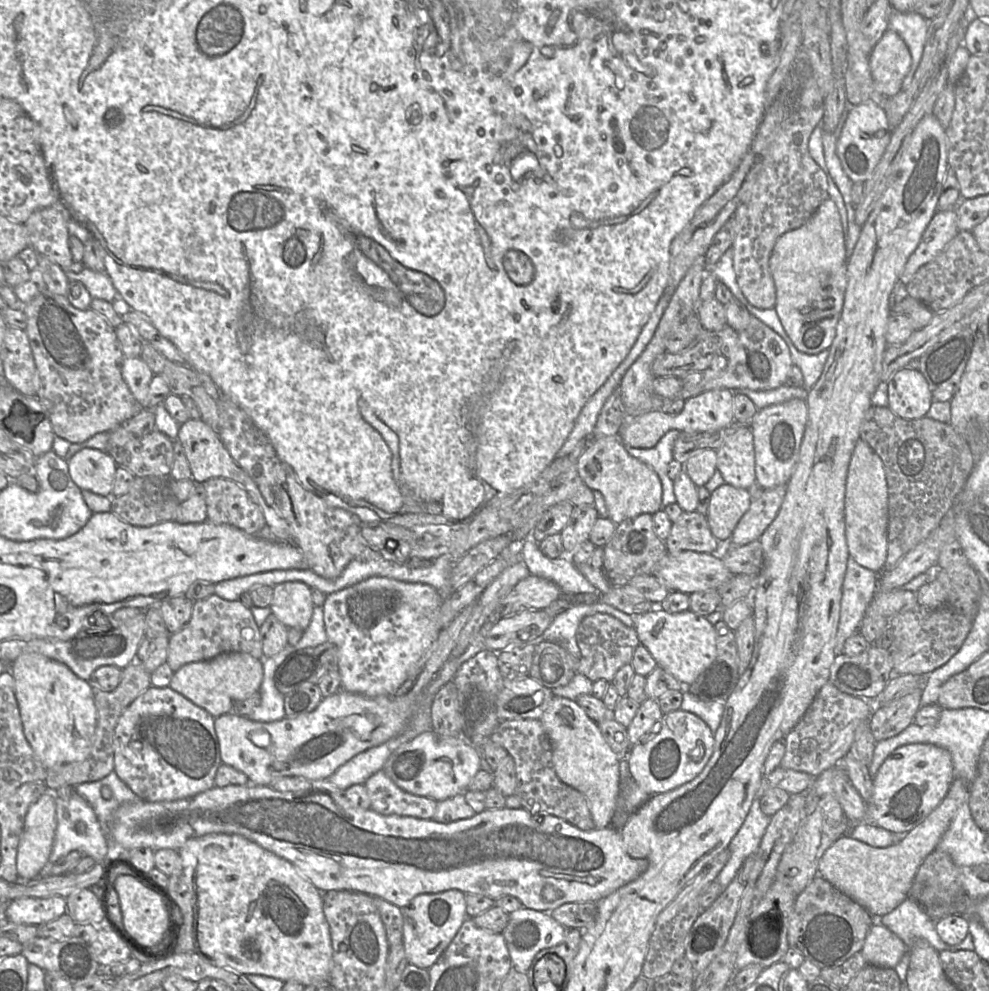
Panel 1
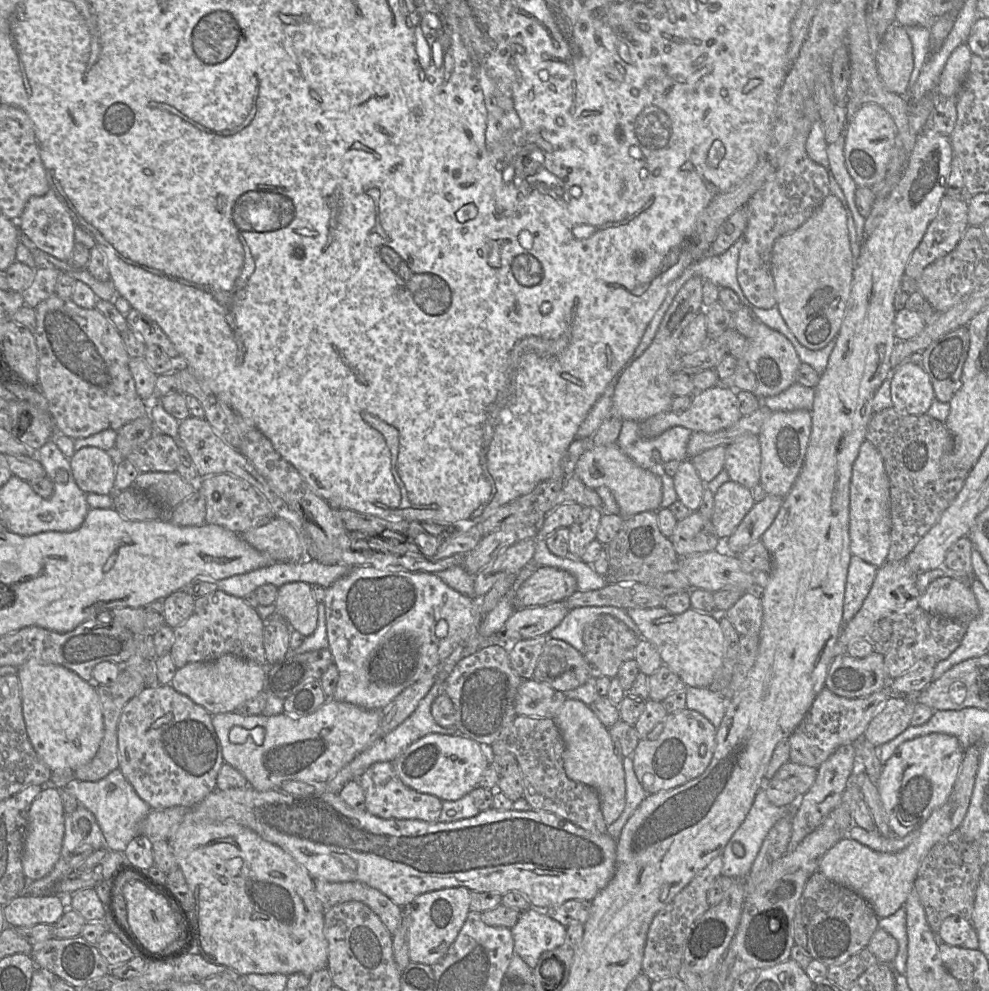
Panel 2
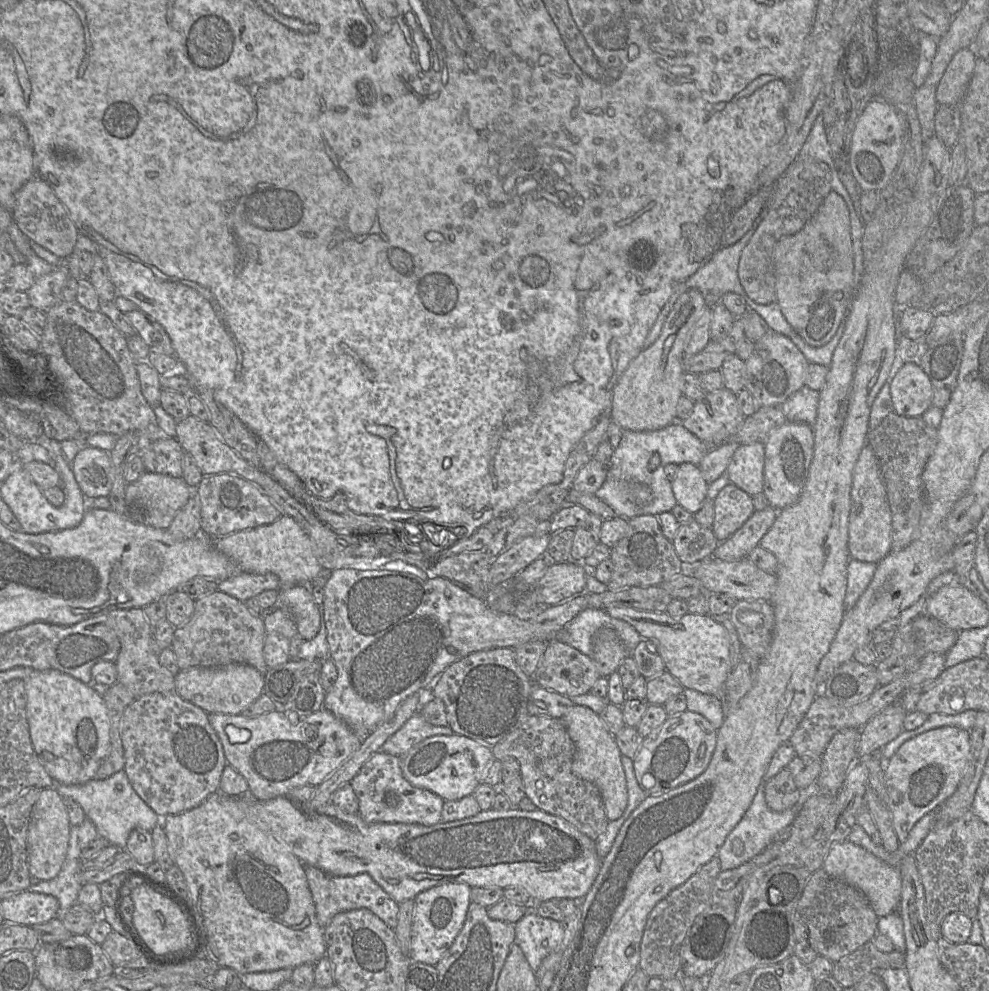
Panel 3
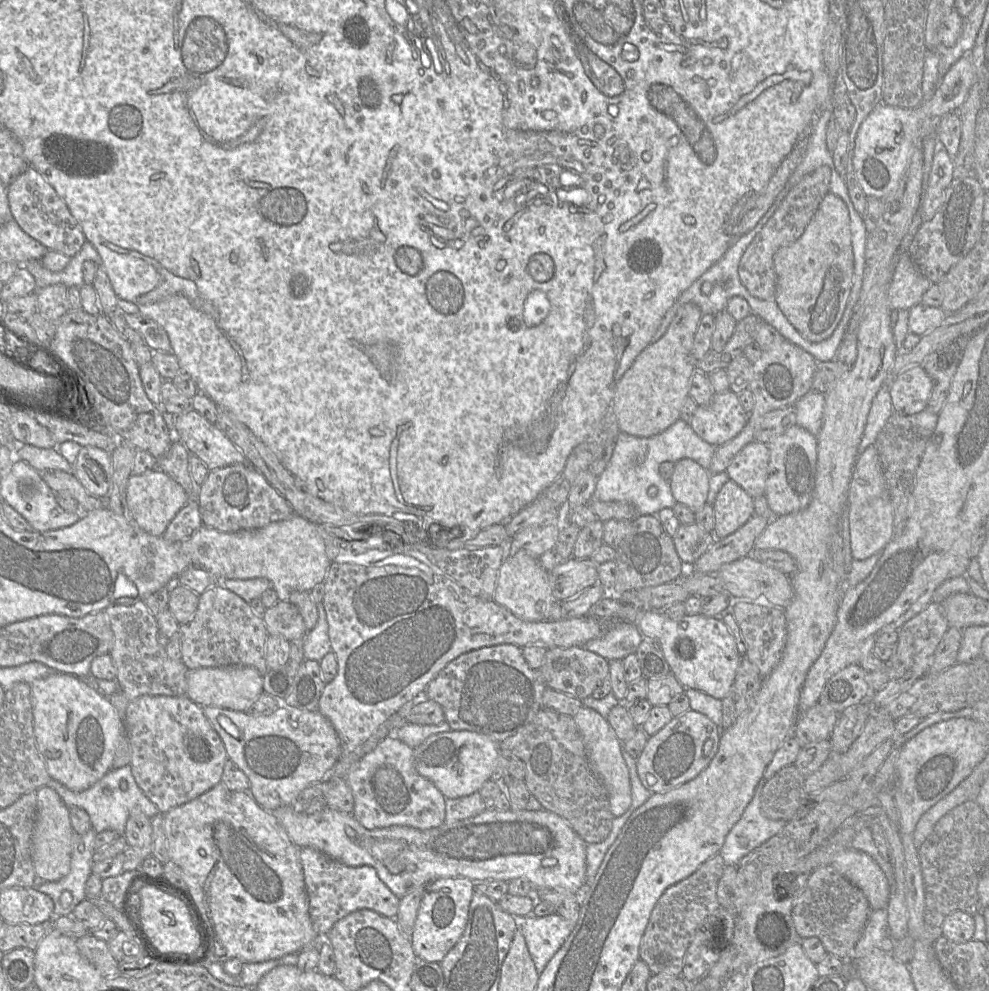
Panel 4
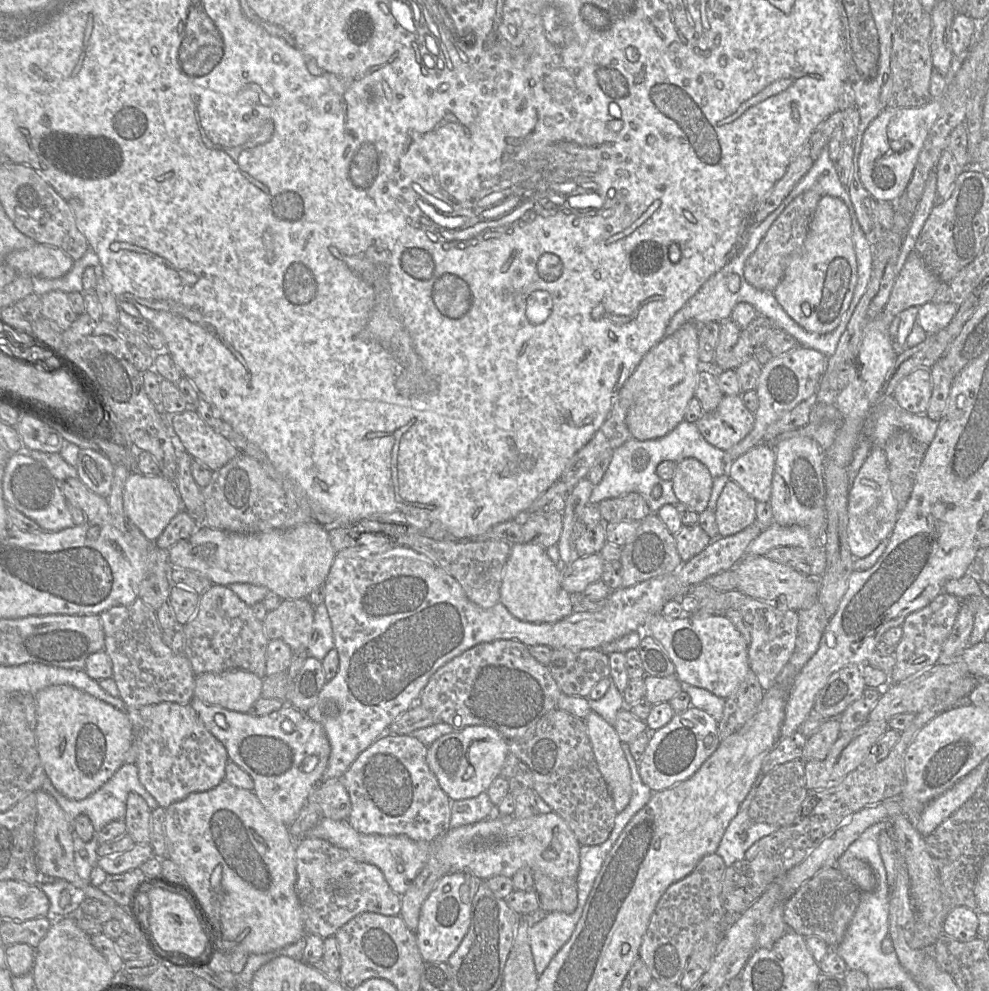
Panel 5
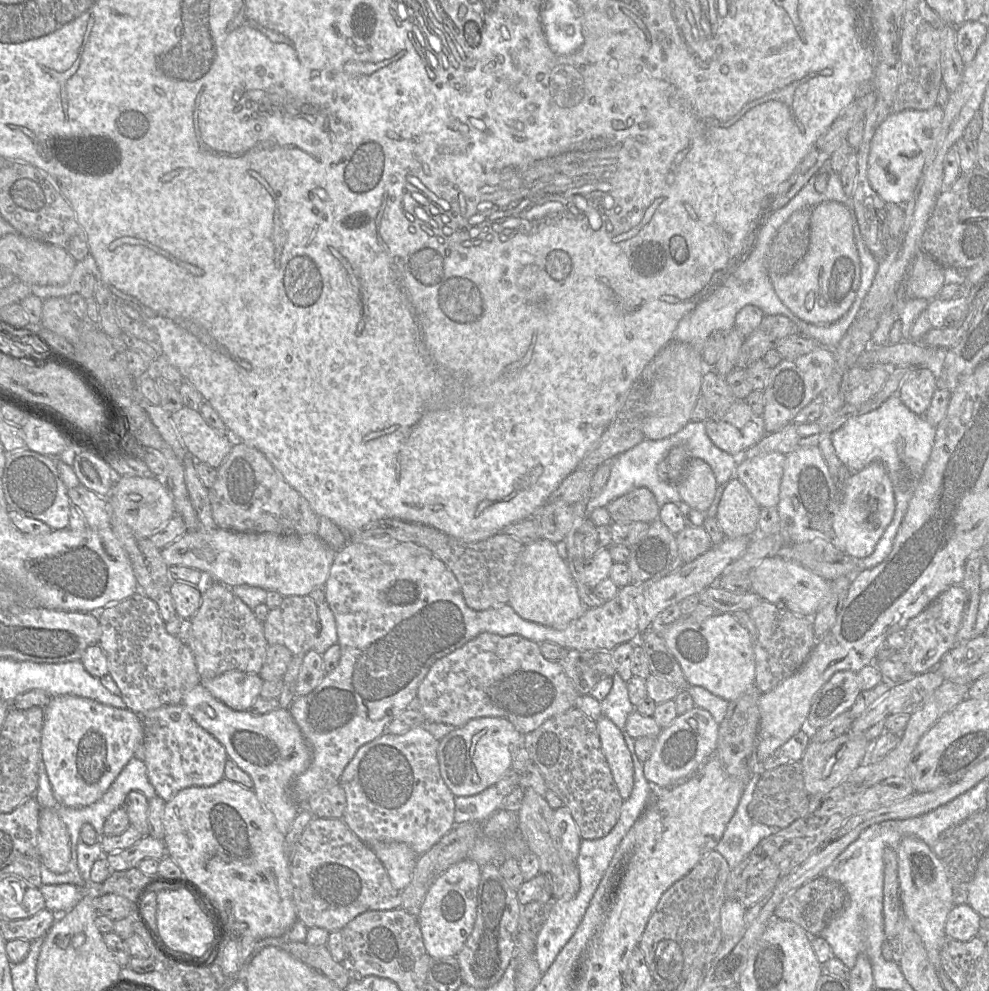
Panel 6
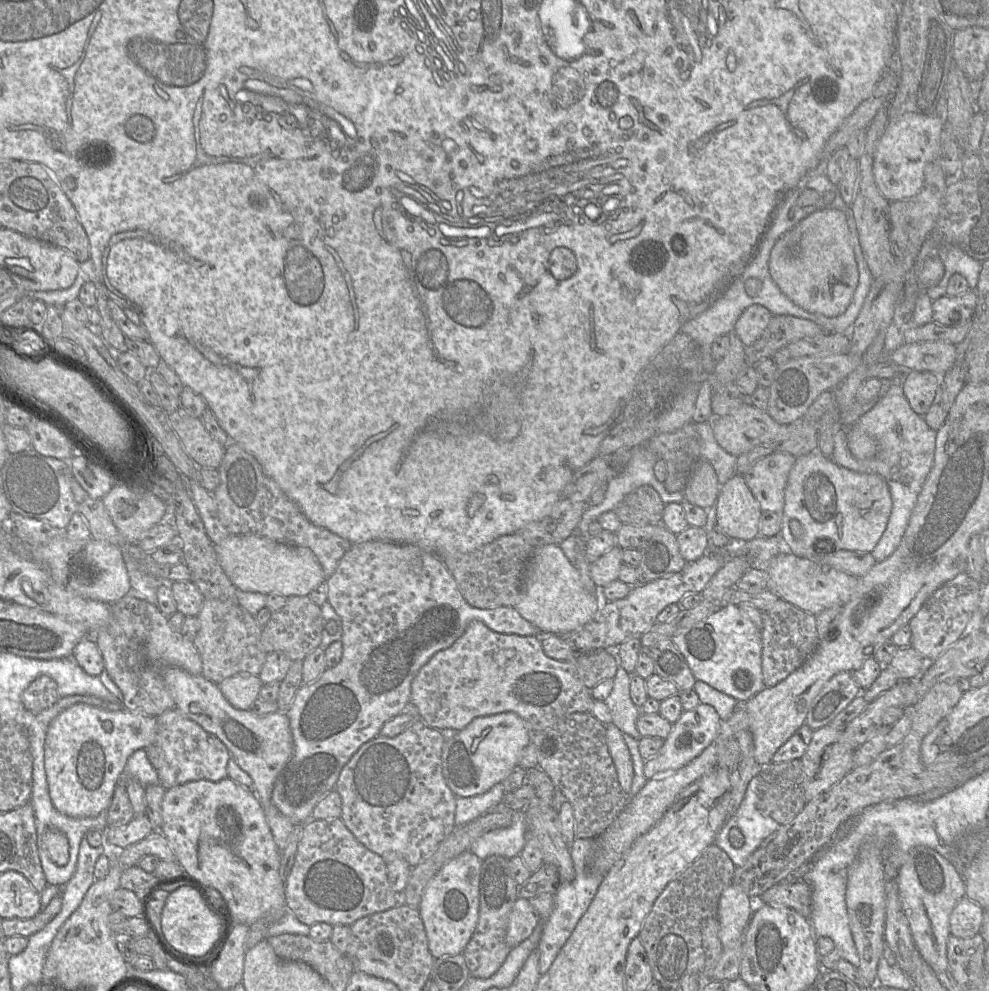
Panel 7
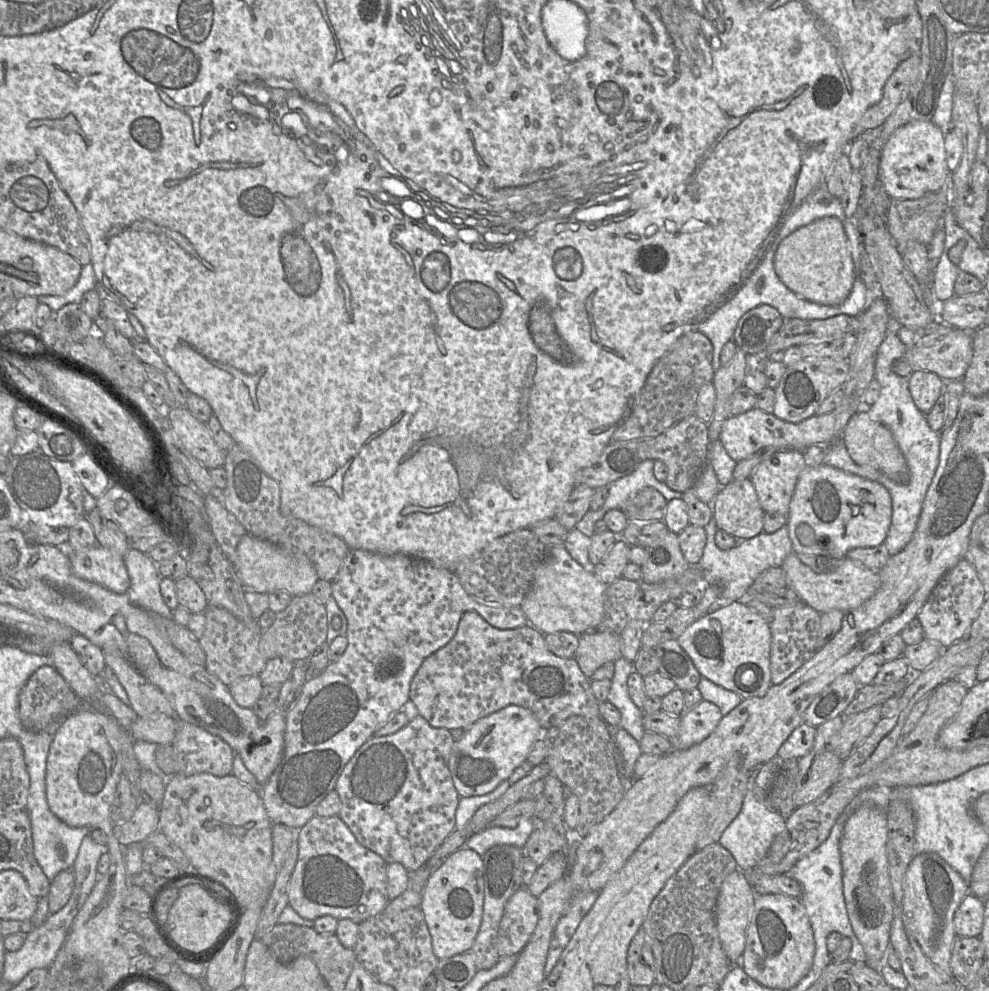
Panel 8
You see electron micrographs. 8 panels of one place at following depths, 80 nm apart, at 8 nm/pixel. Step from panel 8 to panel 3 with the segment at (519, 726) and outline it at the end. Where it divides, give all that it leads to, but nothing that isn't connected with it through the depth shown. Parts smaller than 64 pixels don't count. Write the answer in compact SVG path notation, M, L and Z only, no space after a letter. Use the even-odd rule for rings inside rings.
M453 733L429 737L412 747L401 756L401 769L413 786L431 791L444 801L455 801L474 793L493 759L491 747Z

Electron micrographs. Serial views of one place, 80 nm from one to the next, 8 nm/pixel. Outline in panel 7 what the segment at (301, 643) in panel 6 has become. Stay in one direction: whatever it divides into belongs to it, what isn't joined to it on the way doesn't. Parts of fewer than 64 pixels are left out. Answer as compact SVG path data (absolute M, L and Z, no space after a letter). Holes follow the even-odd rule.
M309 596L286 597L283 608L271 614L267 624L262 628L261 644L266 653L280 651L292 661L304 660L322 641L323 616L321 606L315 604Z

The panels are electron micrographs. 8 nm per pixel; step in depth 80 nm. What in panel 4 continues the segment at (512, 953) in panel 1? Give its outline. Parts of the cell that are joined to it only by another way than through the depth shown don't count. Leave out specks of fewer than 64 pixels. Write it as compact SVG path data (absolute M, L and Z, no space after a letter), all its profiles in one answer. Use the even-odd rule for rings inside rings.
M556 913L545 917L530 914L518 920L519 931L525 939L536 971L540 975L567 940L574 925Z

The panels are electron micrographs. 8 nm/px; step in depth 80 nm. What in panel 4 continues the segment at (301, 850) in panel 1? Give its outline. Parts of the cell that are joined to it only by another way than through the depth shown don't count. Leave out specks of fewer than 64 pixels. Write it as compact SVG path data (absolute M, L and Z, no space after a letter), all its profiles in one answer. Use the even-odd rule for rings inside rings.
M297 805L284 806L268 812L273 814L290 840L299 848L314 848L347 866L373 867L380 880L398 898L402 898L417 888L427 887L441 878L468 878L475 883L492 880L510 882L516 878L526 878L535 889L564 889L577 895L586 880L587 844L564 818L546 810L489 809L475 817L452 824L444 823L428 830L402 826L368 830L352 814L343 814L327 807L313 815L305 814Z

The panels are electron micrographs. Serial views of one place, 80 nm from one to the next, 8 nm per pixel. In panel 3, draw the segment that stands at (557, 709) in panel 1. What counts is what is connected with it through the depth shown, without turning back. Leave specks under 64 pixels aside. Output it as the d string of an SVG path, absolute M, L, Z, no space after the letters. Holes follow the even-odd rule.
M574 704L561 718L575 745L572 772L579 778L594 784L603 799L606 817L615 821L622 816L628 804L628 791L622 754L614 736L609 732L601 717L587 706Z

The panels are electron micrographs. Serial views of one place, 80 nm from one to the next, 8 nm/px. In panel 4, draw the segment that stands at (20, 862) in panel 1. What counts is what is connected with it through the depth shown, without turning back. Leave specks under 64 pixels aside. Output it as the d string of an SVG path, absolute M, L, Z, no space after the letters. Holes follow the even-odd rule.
M42 786L36 792L36 819L32 835L34 871L40 880L57 881L66 876L70 870L73 829L70 823L69 807L49 786Z

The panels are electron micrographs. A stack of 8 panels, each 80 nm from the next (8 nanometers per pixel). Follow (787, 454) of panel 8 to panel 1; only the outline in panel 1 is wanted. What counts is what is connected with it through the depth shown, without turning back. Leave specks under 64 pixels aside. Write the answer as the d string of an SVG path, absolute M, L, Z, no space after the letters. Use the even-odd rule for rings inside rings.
M741 425L716 450L716 468L726 484L748 489L755 481L755 451L749 425Z

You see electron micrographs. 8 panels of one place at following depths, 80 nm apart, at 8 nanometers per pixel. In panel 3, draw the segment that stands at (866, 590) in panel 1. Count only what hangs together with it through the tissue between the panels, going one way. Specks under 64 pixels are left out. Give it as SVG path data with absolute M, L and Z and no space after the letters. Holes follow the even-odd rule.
M850 558L847 565L847 588L844 599L845 612L851 609L870 584L876 563L862 562Z

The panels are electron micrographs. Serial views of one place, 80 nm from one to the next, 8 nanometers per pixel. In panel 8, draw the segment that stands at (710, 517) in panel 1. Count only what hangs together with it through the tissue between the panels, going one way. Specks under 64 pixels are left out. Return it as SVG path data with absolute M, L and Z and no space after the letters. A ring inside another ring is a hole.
M750 478L733 479L722 486L712 502L712 517L718 529L739 540L763 531L764 510Z

